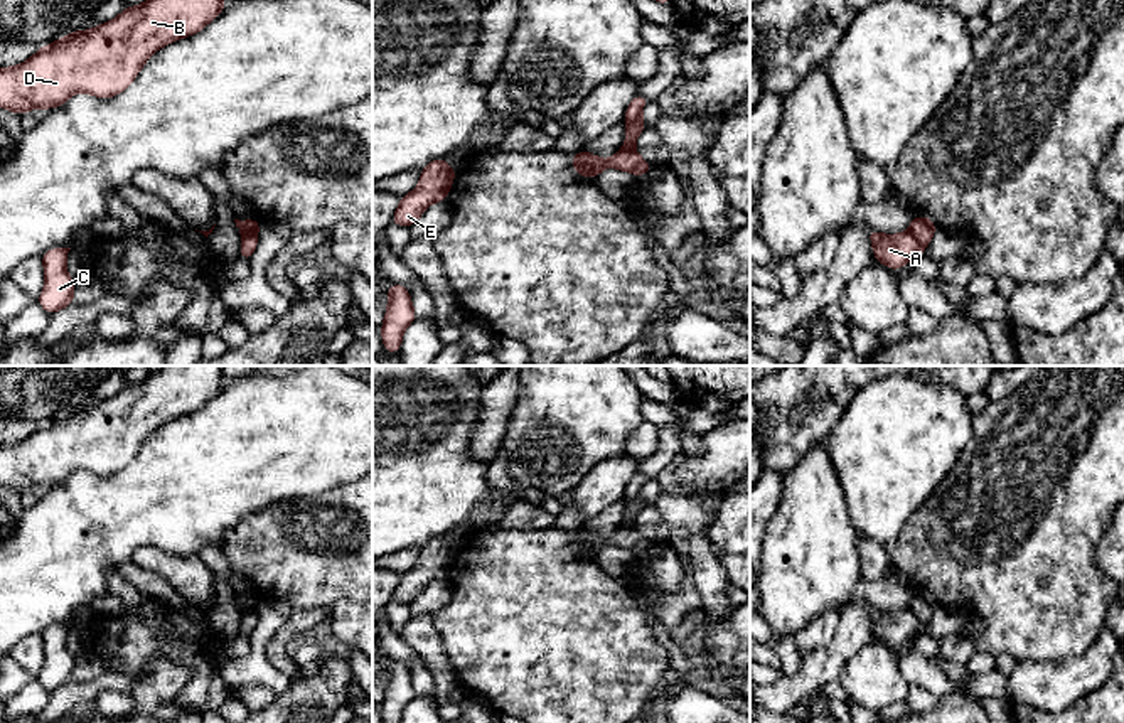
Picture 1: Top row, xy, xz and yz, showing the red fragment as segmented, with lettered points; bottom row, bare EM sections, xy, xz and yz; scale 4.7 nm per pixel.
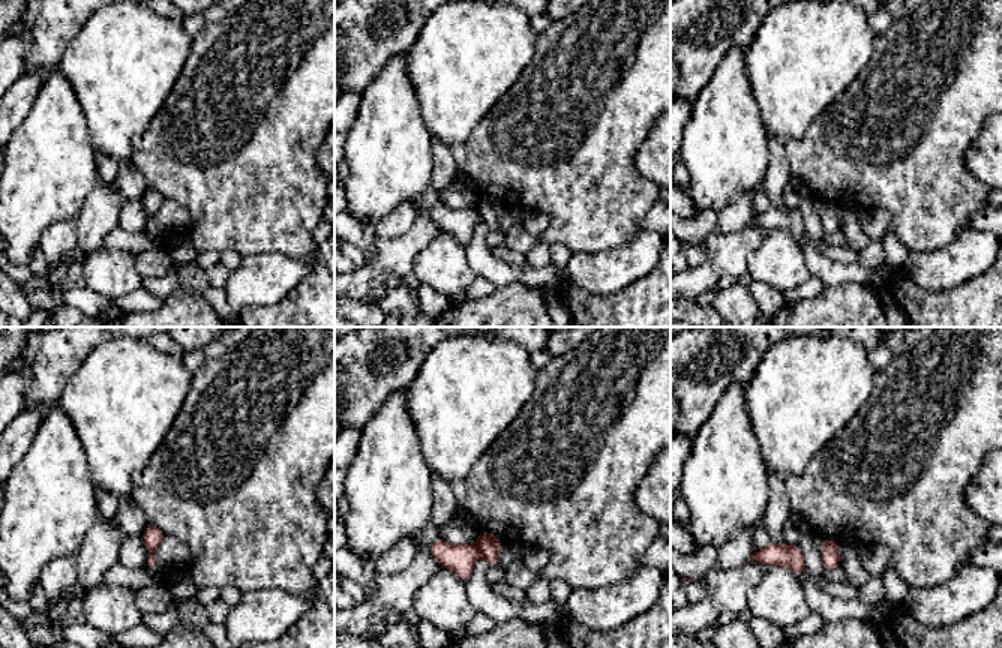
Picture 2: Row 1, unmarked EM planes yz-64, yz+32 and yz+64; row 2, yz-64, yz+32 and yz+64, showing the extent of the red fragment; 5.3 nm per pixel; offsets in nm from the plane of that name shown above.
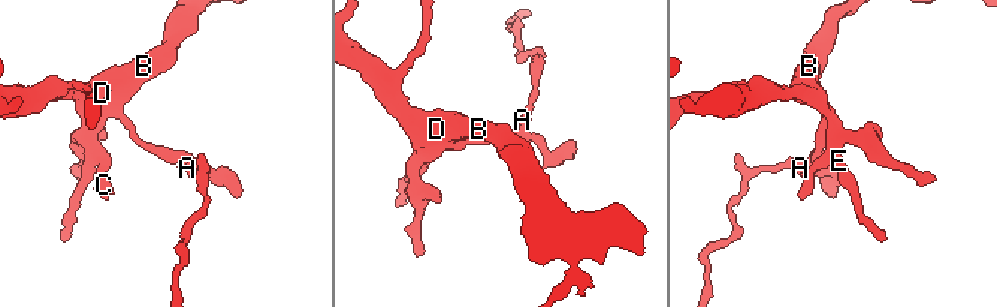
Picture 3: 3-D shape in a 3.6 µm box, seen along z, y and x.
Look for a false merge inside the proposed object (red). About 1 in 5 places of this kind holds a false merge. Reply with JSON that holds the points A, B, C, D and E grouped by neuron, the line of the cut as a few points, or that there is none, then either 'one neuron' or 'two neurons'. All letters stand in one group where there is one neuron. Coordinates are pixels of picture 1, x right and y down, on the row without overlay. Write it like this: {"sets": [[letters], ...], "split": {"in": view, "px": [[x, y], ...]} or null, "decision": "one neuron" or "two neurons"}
{"sets": [["A"], ["B", "C", "D", "E"]], "split": {"in": "yz", "px": [[909, 607], [924, 624]]}, "decision": "two neurons"}

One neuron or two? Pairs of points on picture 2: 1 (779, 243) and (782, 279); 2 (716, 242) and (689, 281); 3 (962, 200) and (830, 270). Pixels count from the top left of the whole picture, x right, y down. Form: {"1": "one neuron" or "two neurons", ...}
{"1": "one neuron", "2": "one neuron", "3": "two neurons"}

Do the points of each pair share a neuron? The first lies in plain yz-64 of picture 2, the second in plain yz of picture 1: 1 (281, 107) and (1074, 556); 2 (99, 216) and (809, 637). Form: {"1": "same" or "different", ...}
{"1": "same", "2": "different"}

